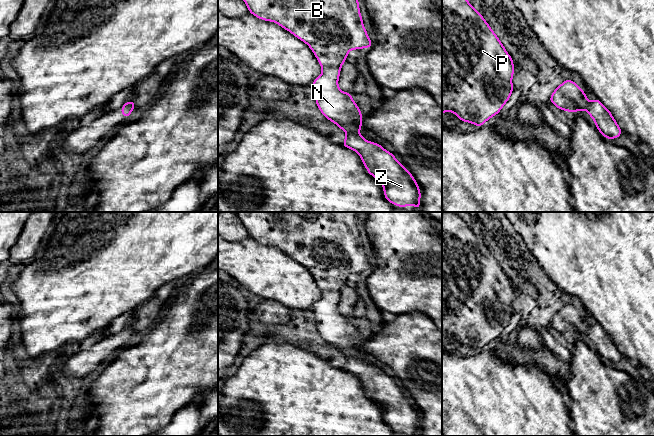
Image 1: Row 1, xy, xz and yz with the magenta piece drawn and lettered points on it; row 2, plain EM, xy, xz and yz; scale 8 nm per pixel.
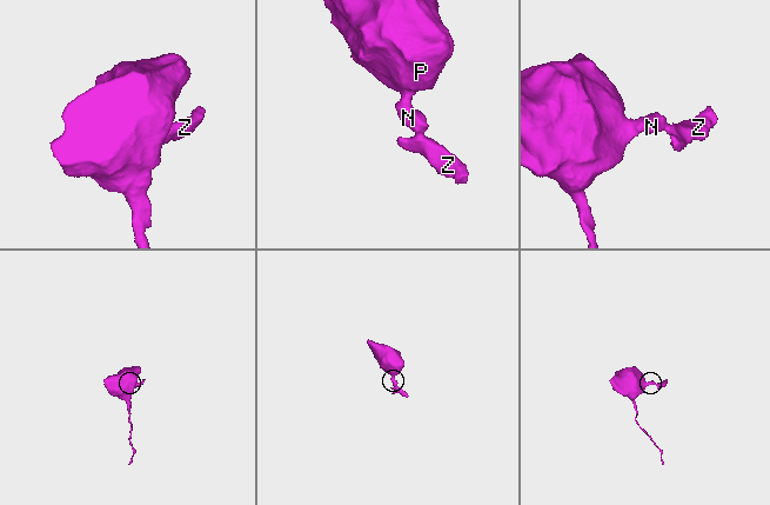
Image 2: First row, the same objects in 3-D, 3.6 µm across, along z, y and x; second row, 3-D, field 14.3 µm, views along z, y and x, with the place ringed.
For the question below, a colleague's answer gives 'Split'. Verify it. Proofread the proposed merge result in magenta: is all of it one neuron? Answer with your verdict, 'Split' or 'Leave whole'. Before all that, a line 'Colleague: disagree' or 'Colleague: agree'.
Colleague: agree
Split

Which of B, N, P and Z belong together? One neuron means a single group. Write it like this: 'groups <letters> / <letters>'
groups B N P / Z

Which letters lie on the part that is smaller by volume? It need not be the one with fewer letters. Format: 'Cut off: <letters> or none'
Cut off: Z

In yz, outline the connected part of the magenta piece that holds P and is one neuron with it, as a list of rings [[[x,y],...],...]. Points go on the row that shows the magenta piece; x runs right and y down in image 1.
[[[442,0],[442,114],[453,112],[460,121],[481,127],[500,112],[513,92],[514,64],[511,56],[468,0]]]

